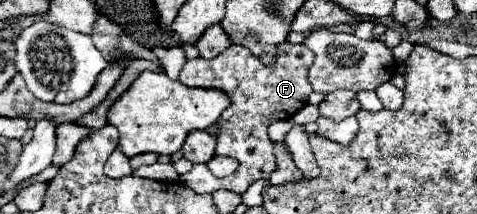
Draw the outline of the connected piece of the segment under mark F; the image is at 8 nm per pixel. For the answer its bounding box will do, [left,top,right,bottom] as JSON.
[178,43,314,193]

